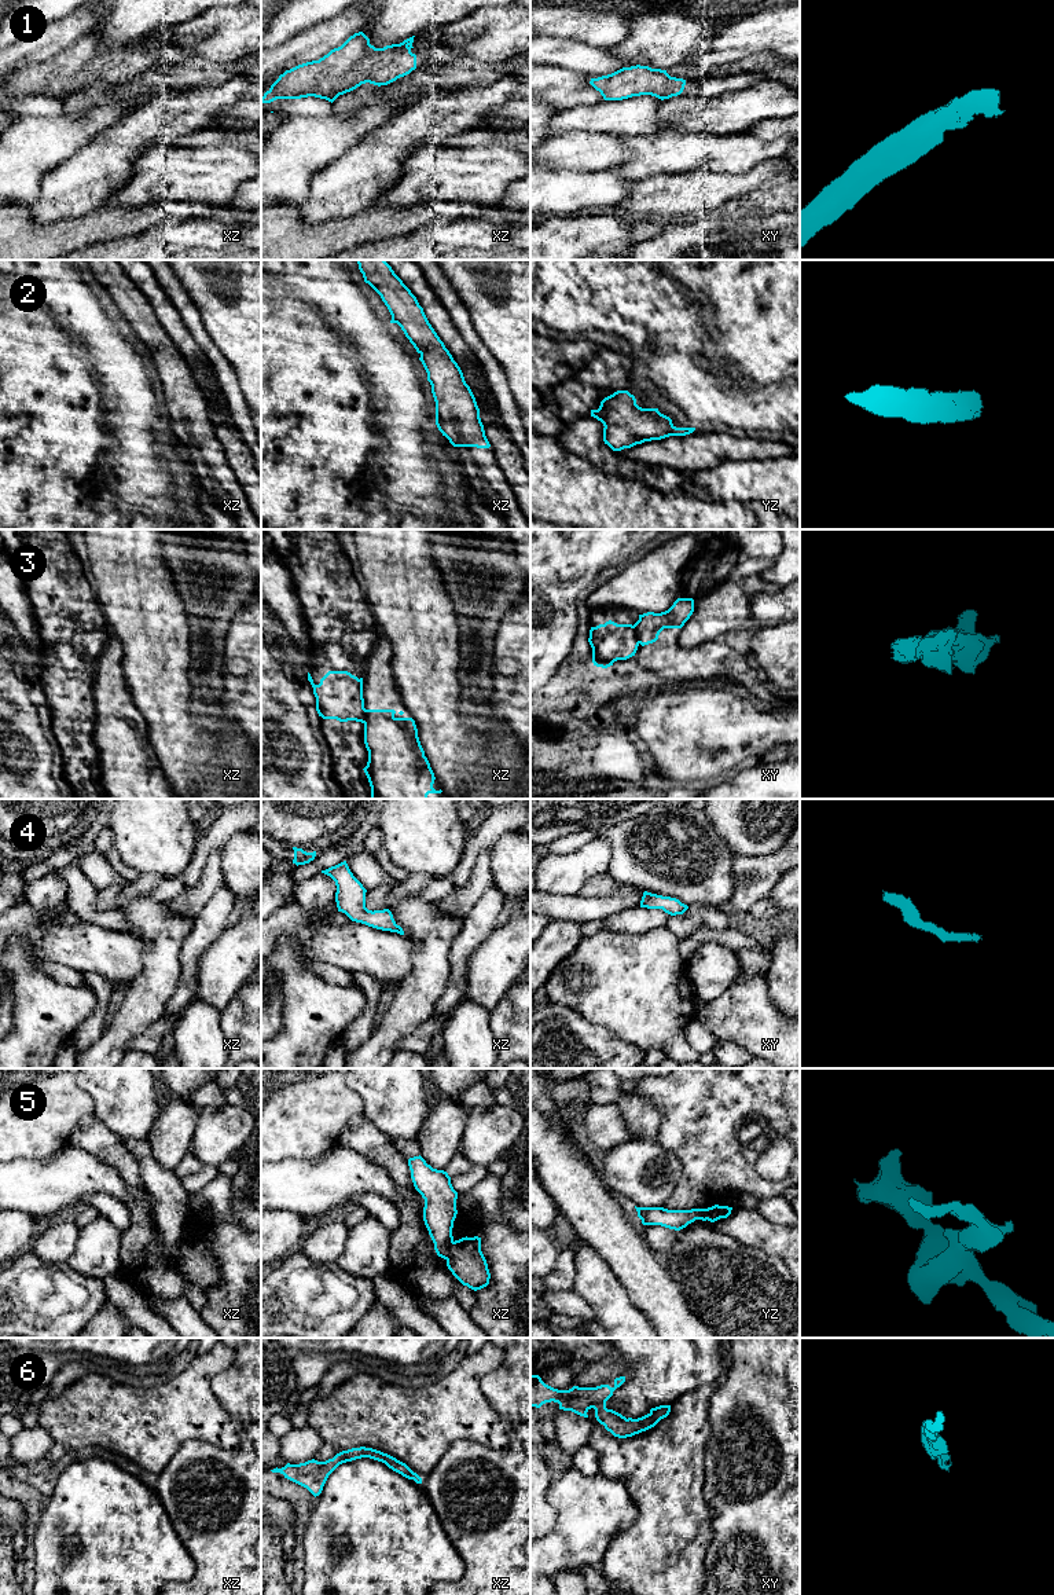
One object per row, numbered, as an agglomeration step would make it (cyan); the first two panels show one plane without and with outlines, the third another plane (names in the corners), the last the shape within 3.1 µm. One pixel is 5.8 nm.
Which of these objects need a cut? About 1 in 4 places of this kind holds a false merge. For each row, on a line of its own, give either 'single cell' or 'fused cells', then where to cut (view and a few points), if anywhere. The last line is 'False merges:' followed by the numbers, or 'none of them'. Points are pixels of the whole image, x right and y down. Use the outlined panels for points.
1: single cell | no cut
2: single cell | no cut
3: fused cells | xy (632, 626), (639, 642)
4: single cell | no cut
5: fused cells | xz (452, 1240), (447, 1260)
6: single cell | no cut
False merges: 3, 5

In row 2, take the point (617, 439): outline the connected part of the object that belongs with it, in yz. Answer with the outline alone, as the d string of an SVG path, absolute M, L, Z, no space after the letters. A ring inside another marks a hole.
M617 390L601 402L591 417L603 424L603 441L613 451L669 436L686 436L695 428L676 428L658 408L642 408L628 390Z

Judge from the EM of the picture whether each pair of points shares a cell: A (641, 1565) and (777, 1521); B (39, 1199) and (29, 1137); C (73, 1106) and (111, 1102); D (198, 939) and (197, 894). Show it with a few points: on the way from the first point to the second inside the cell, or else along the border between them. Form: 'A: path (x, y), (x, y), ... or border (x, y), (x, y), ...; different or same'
A: border (712, 1511), (712, 1540), (704, 1559), (704, 1575); different
B: border (63, 1147), (44, 1158), (14, 1161); different
C: border (77, 1082), (91, 1097), (94, 1113); different
D: border (217, 888), (194, 919); different

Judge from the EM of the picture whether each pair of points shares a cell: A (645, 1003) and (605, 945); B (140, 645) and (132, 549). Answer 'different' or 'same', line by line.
A: same
B: same

